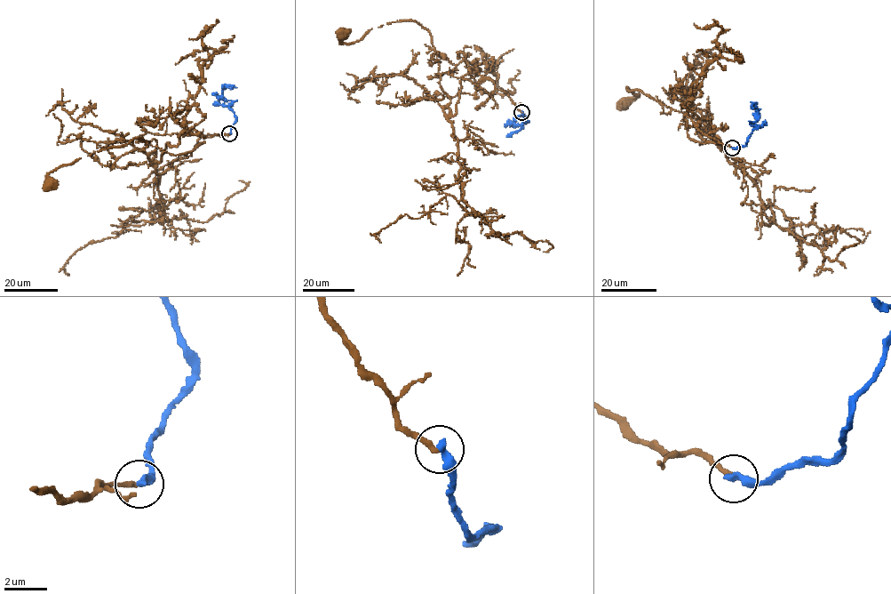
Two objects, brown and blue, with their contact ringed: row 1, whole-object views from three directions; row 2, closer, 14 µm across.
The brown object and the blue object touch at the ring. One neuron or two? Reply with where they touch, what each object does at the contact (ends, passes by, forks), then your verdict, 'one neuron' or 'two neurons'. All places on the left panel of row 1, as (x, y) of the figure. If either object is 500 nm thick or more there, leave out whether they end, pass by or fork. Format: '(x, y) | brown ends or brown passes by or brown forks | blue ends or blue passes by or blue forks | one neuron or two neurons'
(229, 133) | brown ends | blue ends | two neurons

